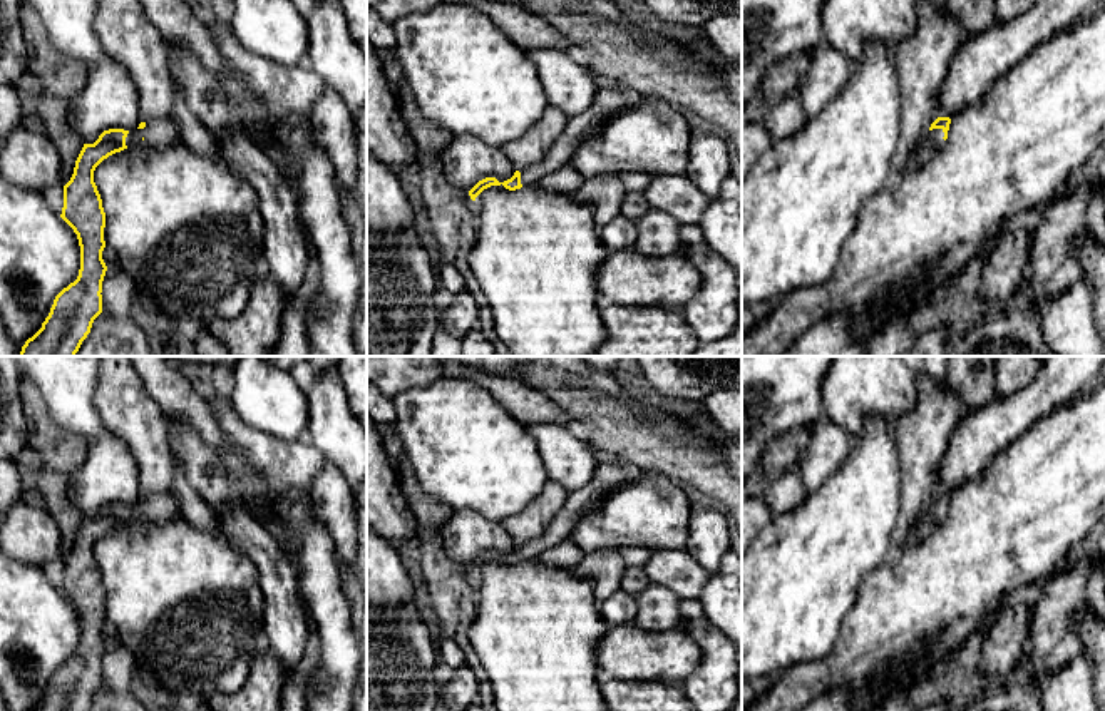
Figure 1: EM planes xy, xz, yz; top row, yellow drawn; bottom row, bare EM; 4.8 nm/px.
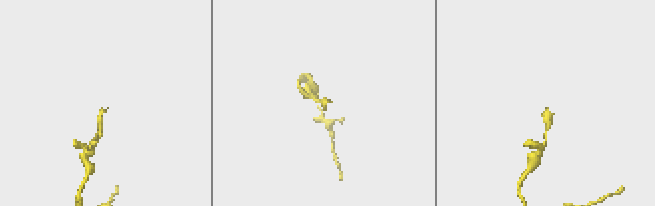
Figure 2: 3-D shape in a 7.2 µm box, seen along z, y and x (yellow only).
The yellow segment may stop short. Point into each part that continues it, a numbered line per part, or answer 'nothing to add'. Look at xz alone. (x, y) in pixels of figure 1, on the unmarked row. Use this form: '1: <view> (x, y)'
1: xz (608, 477)

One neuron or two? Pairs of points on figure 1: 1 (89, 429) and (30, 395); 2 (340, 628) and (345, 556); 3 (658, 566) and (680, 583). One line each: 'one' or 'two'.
1: two
2: two
3: one

